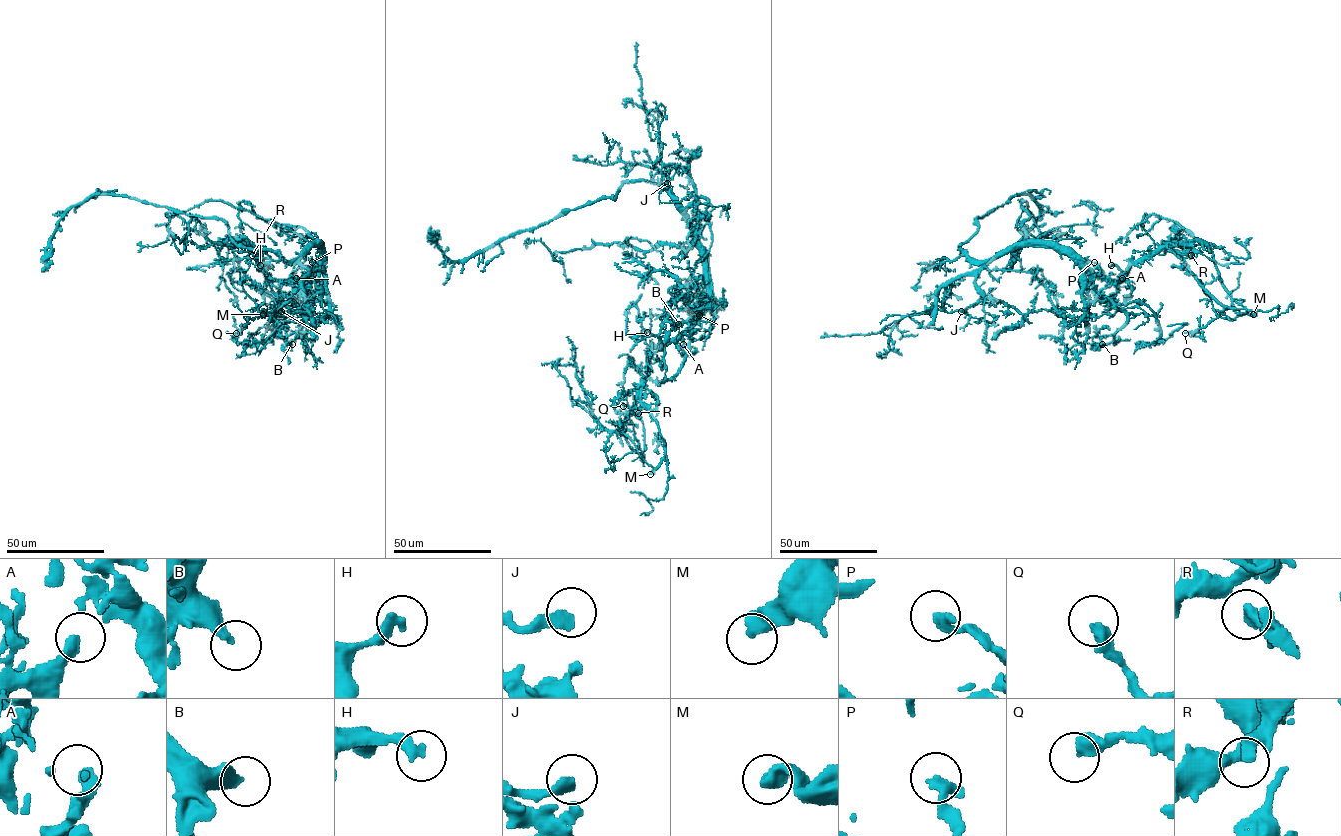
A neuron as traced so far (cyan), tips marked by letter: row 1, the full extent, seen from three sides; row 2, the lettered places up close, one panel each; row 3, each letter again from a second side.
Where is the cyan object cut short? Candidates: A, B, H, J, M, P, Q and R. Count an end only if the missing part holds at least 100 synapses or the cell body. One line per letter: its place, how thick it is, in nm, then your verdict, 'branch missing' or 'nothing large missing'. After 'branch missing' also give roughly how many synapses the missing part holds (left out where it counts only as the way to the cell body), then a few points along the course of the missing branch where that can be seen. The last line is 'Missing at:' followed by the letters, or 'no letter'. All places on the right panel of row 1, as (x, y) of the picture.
A: place (1122, 278); calibre 400 nm; nothing large missing
B: place (1102, 344); calibre 360 nm; nothing large missing
H: place (1111, 265); calibre 360 nm; nothing large missing
J: place (961, 311); calibre 340 nm; nothing large missing
M: place (1253, 314); calibre 400 nm; branch missing; 110 synapses; course (1253, 314), (1250, 320), (1264, 329)
P: place (1094, 262); calibre 360 nm; nothing large missing
Q: place (1185, 333); calibre 440 nm; nothing large missing
R: place (1191, 255); calibre 280 nm; nothing large missing
Missing at: M

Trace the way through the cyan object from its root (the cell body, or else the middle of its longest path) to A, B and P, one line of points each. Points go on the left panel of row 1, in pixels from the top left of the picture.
A: (312, 246), (320, 249), (320, 260), (303, 280), (296, 282), (296, 278)
B: (312, 246), (319, 248), (319, 269), (313, 280), (275, 313), (273, 333), (292, 344)
P: (312, 246), (320, 249), (319, 263), (314, 269), (312, 262)

